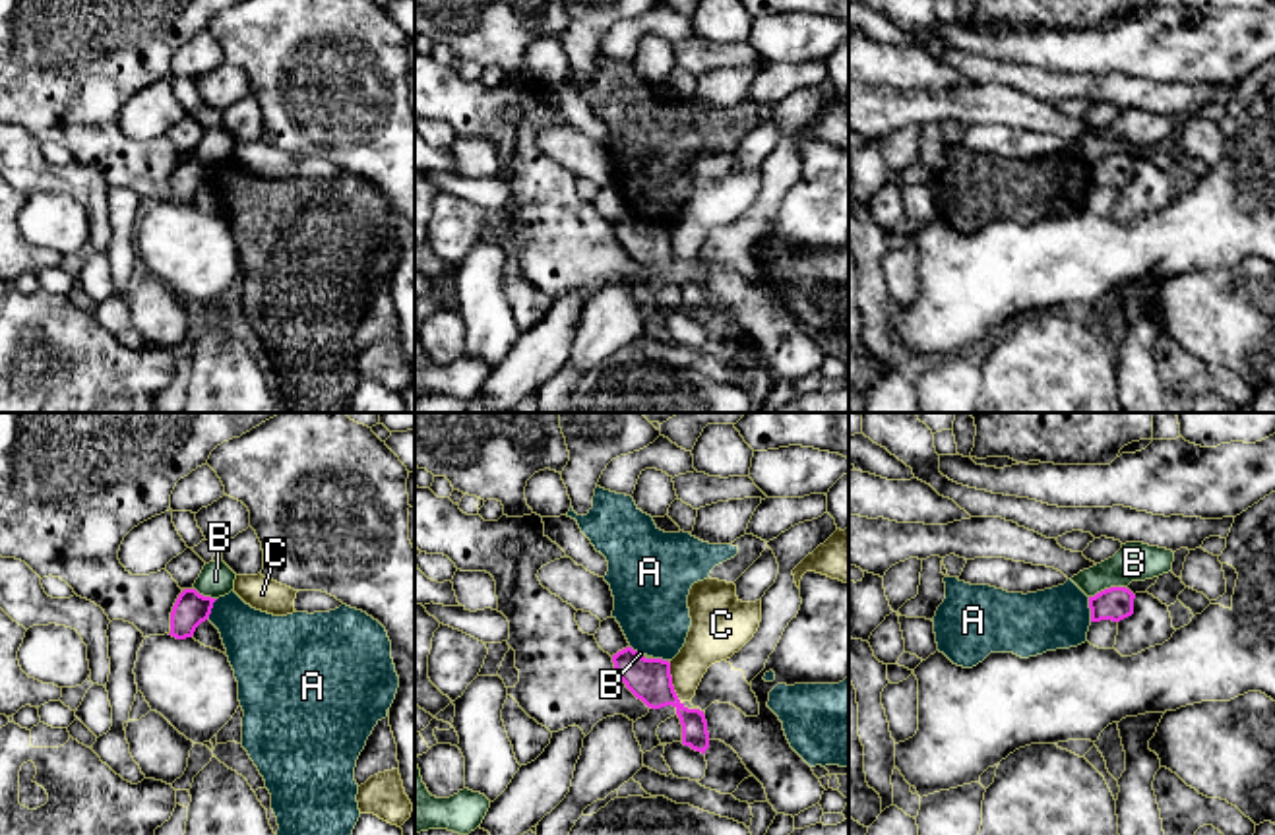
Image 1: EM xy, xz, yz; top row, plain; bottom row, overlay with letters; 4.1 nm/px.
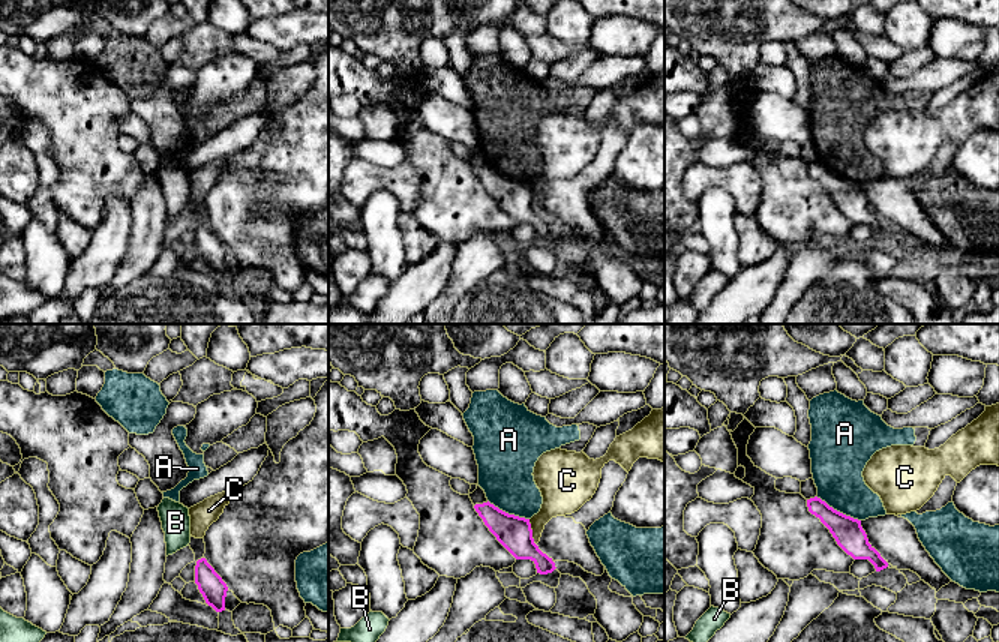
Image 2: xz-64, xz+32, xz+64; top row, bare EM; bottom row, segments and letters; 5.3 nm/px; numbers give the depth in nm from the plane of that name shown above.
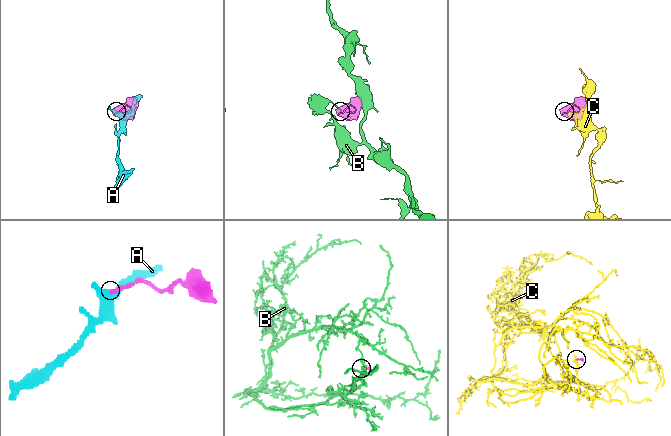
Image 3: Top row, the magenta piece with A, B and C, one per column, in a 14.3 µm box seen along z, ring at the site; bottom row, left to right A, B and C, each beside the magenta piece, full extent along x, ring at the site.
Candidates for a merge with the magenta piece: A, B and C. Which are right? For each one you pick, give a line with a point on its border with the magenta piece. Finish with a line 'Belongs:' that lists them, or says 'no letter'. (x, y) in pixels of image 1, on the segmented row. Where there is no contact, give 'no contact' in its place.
Belongs: no letter

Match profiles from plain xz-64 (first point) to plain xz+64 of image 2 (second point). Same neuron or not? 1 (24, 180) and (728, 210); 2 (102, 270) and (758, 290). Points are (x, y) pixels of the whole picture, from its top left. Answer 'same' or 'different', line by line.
1: different
2: same

